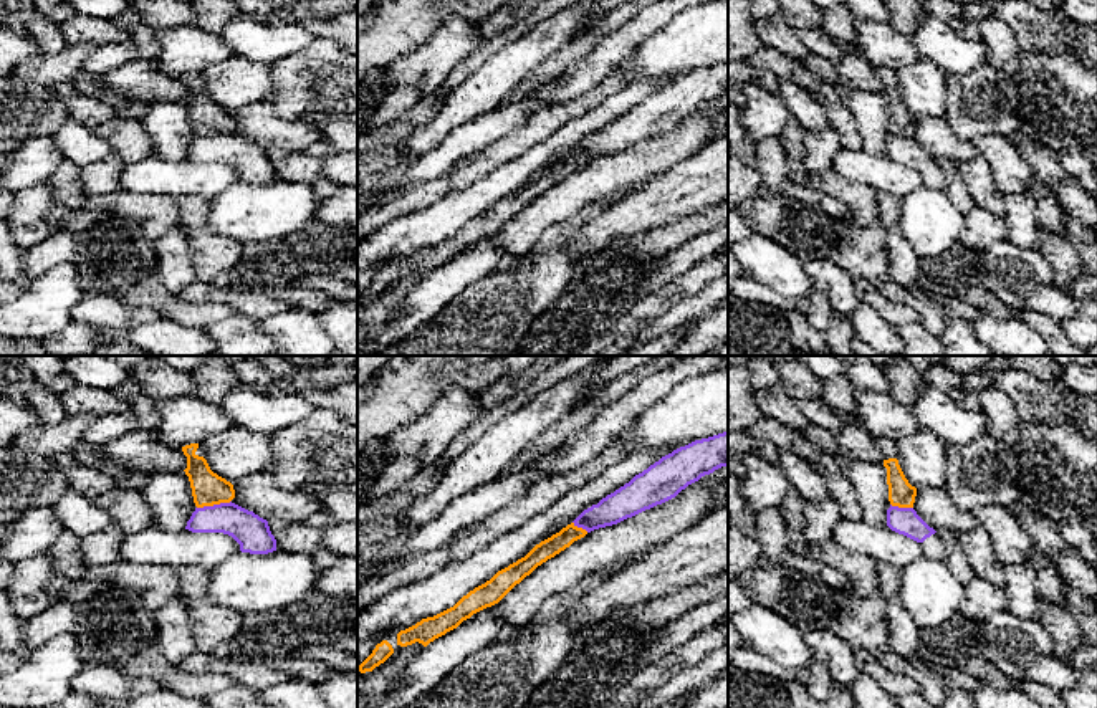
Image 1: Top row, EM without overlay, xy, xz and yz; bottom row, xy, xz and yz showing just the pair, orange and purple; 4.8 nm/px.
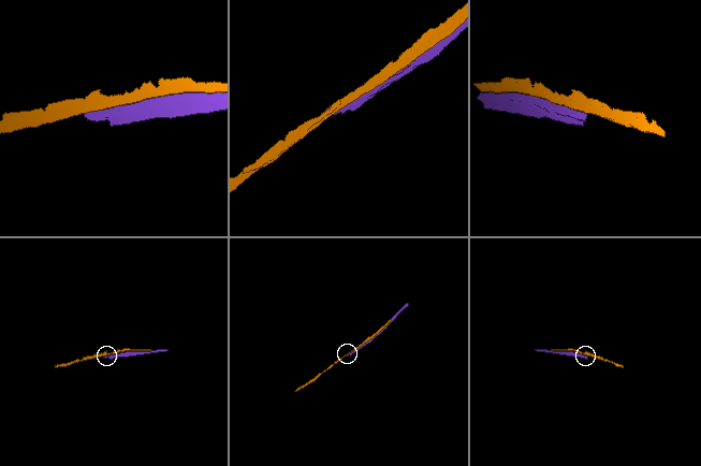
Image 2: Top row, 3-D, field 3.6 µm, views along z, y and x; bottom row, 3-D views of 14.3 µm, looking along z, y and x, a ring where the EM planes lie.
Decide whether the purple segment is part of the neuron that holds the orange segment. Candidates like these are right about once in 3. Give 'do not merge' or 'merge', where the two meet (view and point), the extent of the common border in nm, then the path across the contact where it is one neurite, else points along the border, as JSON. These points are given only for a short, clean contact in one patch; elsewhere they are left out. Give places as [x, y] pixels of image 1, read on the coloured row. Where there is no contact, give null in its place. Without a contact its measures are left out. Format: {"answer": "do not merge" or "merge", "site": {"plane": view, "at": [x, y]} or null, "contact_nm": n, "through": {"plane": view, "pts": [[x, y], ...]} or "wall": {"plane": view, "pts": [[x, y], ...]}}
{"answer": "do not merge", "site": {"plane": "xy", "at": [214, 503]}, "contact_nm": 170}

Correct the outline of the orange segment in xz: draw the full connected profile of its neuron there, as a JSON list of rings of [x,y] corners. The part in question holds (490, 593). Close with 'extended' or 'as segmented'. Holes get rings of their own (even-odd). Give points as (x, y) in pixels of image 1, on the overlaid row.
[[[574,523],[568,524],[559,533],[536,544],[525,557],[498,571],[490,581],[470,591],[453,607],[434,617],[422,619],[415,625],[400,630],[397,634],[397,645],[407,647],[419,642],[427,647],[435,639],[457,629],[473,614],[498,604],[516,584],[520,584],[526,576],[529,576],[538,566],[554,557],[586,534],[587,531],[577,528]]]; as segmented

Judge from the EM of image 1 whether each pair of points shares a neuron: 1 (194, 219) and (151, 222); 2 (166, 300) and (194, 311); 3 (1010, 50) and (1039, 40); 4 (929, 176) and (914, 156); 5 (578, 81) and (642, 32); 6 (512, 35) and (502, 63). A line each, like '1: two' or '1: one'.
1: two
2: one
3: two
4: one
5: one
6: two

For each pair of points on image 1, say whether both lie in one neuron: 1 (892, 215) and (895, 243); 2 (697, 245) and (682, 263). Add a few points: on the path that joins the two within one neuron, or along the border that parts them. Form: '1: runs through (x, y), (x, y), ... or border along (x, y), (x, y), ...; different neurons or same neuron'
1: runs through (892, 222), (895, 237); same neuron
2: runs through (694, 250), (685, 258); same neuron

